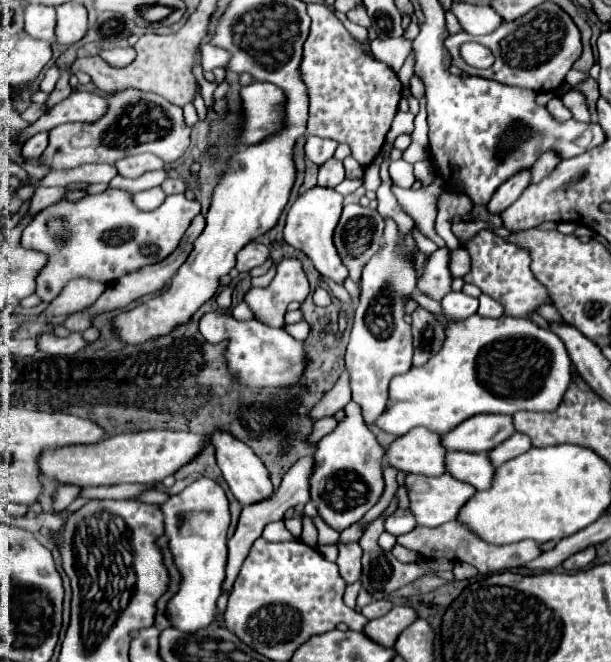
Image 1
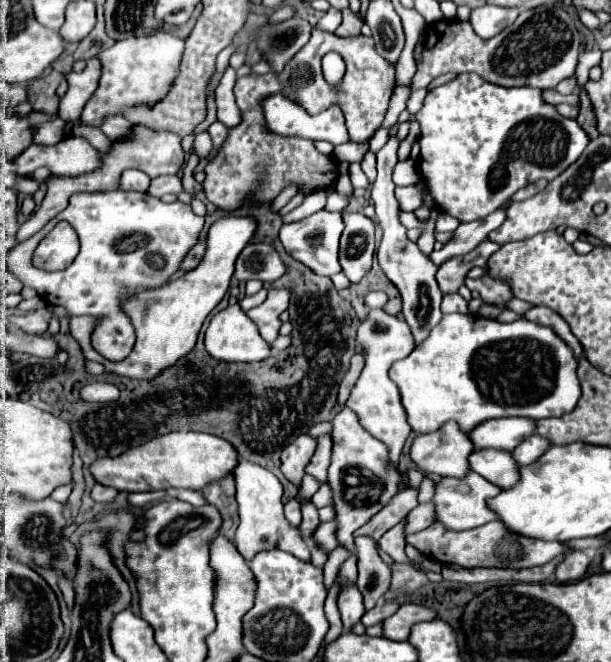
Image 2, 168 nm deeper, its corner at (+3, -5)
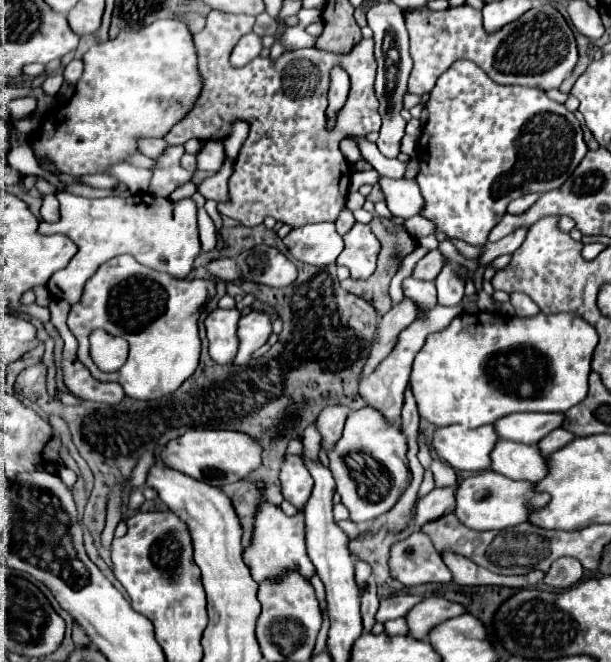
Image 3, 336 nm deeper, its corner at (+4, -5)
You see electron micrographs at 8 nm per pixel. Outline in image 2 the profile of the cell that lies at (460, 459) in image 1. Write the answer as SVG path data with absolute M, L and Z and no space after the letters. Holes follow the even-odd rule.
M479 449L471 455L471 469L479 475L485 475L491 483L497 483L503 489L511 489L519 483L521 473L519 465L513 459L513 453L499 449Z

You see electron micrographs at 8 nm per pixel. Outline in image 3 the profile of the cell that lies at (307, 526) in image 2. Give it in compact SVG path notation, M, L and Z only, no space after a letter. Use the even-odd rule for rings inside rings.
M286 455L280 471L280 483L284 499L296 505L298 511L304 509L308 503L308 495L312 493L312 477L306 471L306 465L300 455Z

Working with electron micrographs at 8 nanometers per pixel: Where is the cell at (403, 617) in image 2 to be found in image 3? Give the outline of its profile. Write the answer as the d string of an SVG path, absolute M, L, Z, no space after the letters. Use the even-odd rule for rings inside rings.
M430 597L420 601L416 607L412 607L412 611L404 617L408 623L408 635L414 639L424 641L428 631L436 625L442 623L450 617L456 617L464 613L464 607L458 603L452 603L444 597Z

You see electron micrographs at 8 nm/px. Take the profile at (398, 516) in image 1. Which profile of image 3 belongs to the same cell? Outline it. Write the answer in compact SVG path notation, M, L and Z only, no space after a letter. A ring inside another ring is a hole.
M446 487L446 489L432 489L426 497L422 497L416 505L416 525L422 527L430 523L432 519L440 519L440 515L448 515L456 507L454 499L454 489L456 487Z

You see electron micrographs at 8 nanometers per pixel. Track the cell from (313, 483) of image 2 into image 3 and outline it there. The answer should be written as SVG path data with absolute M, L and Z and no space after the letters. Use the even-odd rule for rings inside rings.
M313 423L310 427L307 427L304 430L302 439L303 454L313 461L319 461L318 453L320 449L321 435L316 429L316 423Z

